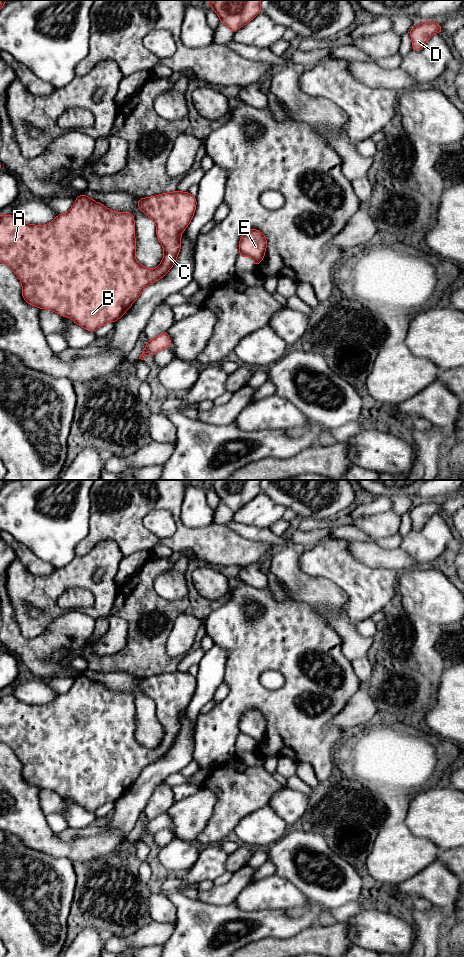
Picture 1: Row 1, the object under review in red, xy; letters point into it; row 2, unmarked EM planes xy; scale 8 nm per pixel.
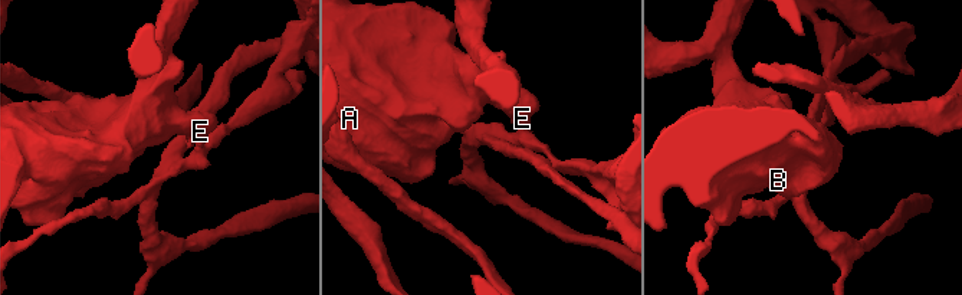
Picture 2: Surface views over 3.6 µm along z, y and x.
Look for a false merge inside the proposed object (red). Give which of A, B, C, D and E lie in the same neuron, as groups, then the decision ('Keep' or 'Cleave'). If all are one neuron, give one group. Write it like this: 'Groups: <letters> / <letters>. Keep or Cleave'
Groups: A B C E / D. Cleave

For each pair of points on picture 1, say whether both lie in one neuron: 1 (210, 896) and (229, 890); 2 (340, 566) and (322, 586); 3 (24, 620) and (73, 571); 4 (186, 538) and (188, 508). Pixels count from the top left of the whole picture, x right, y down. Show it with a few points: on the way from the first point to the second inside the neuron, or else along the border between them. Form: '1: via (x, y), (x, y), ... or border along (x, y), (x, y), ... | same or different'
1: via (215, 896), (224, 894) | same
2: border along (305, 573), (333, 581), (346, 594) | different
3: via (21, 602), (30, 591), (44, 591), (55, 584) | same
4: border along (181, 503), (184, 525), (210, 524) | different

